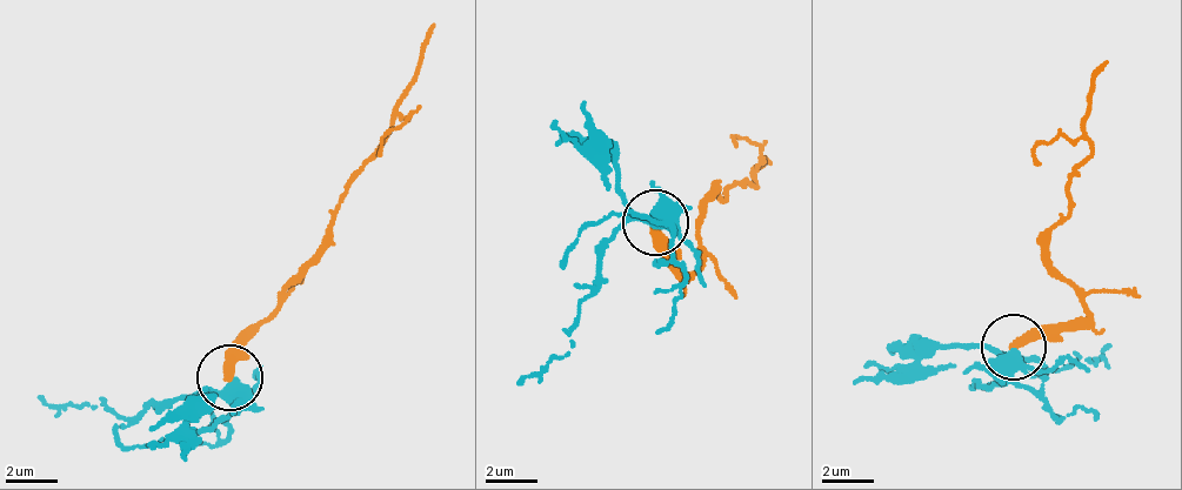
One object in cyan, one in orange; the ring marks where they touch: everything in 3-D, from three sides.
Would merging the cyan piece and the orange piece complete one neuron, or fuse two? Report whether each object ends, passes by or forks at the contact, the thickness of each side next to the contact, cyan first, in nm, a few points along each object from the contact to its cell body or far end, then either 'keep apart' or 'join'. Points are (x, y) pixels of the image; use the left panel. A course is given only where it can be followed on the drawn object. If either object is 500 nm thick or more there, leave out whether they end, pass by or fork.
cyan forks there; orange ends there; 400 nm thick on the cyan side, 400 nm on the other; cyan runs (231, 375), (126, 420), (99, 402), (39, 398); orange runs (231, 375), (234, 361), (265, 321), (285, 281), (316, 260), (353, 173), (393, 122), (420, 46), (435, 22); keep apart

